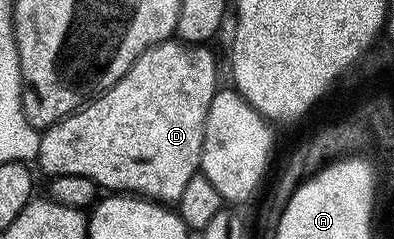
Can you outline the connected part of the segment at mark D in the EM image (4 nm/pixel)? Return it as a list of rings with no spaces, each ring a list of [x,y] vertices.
[[[172,38],[145,50],[113,87],[106,88],[78,112],[42,129],[37,167],[47,176],[80,176],[83,180],[92,180],[111,194],[142,196],[167,206],[174,205],[185,191],[189,178],[200,171],[209,102],[213,102],[220,87],[219,68],[209,49]]]

